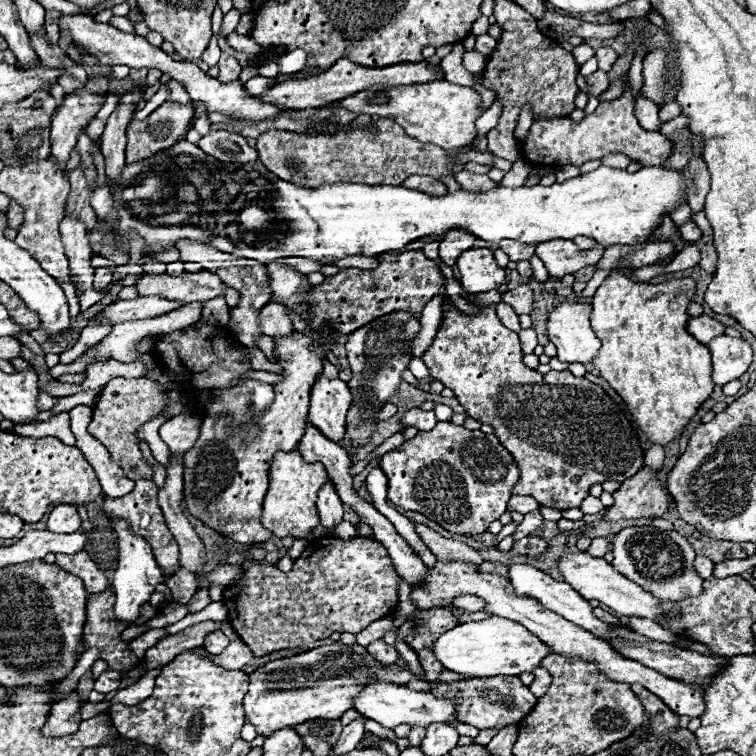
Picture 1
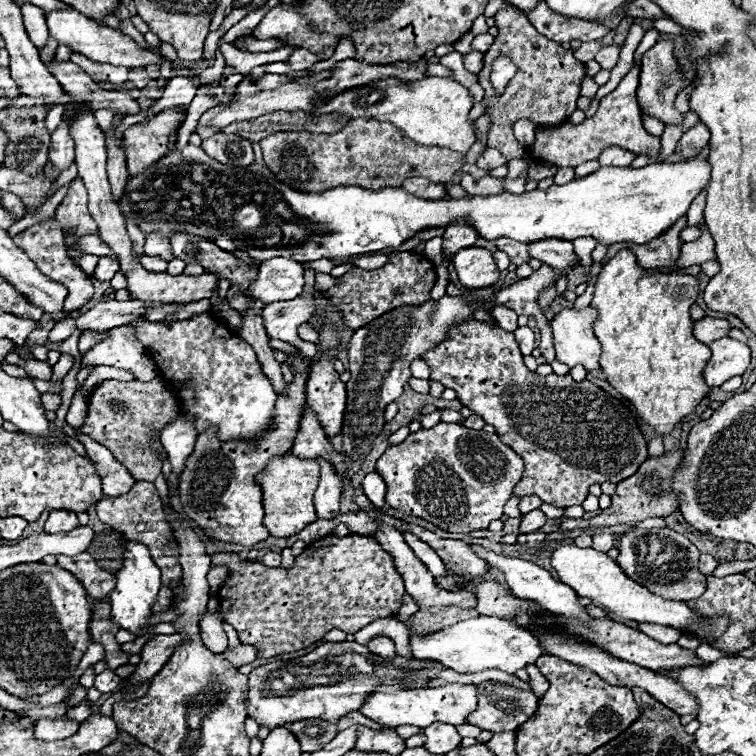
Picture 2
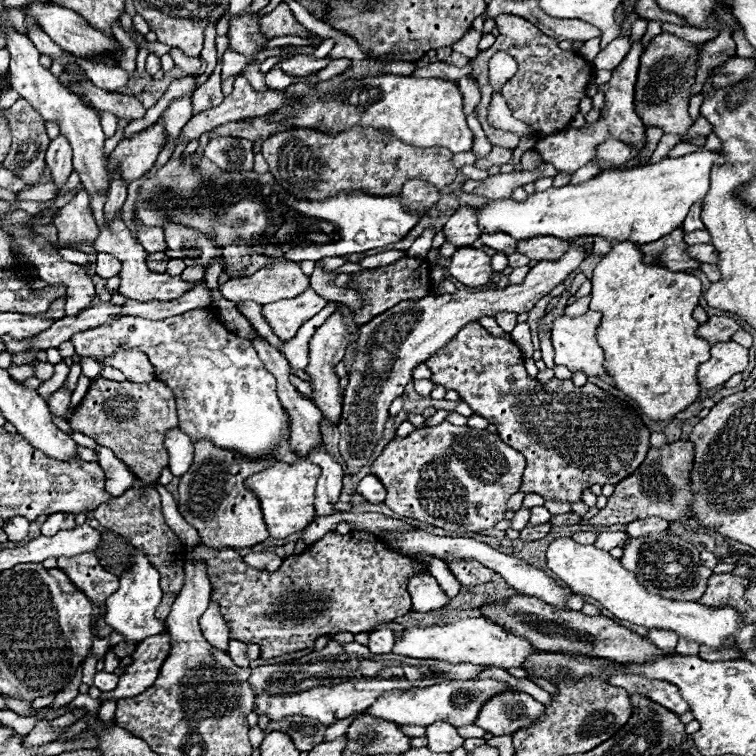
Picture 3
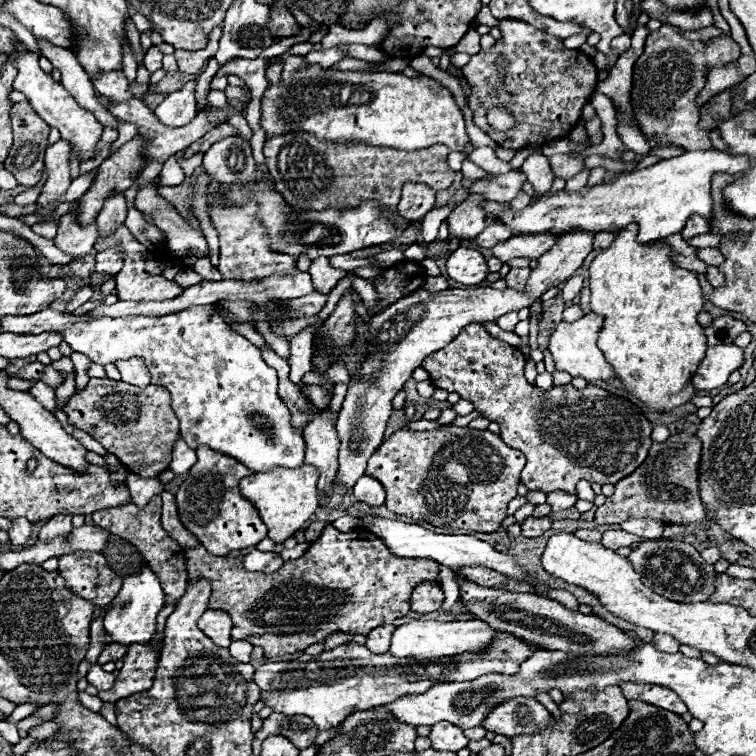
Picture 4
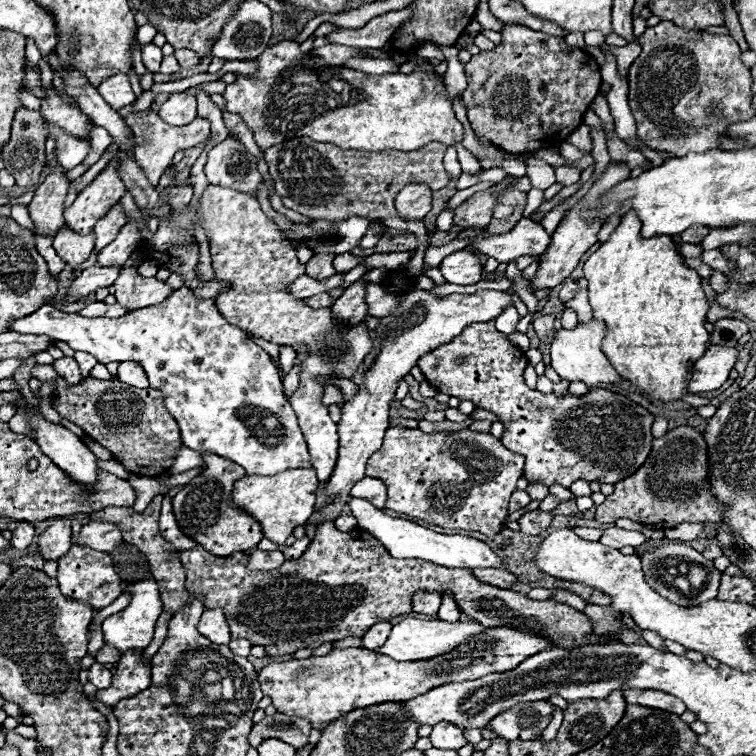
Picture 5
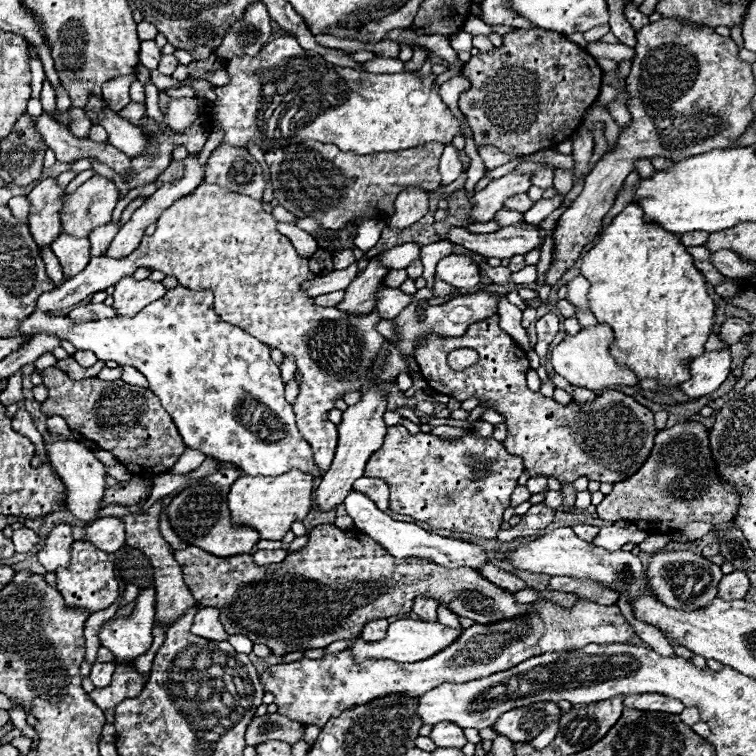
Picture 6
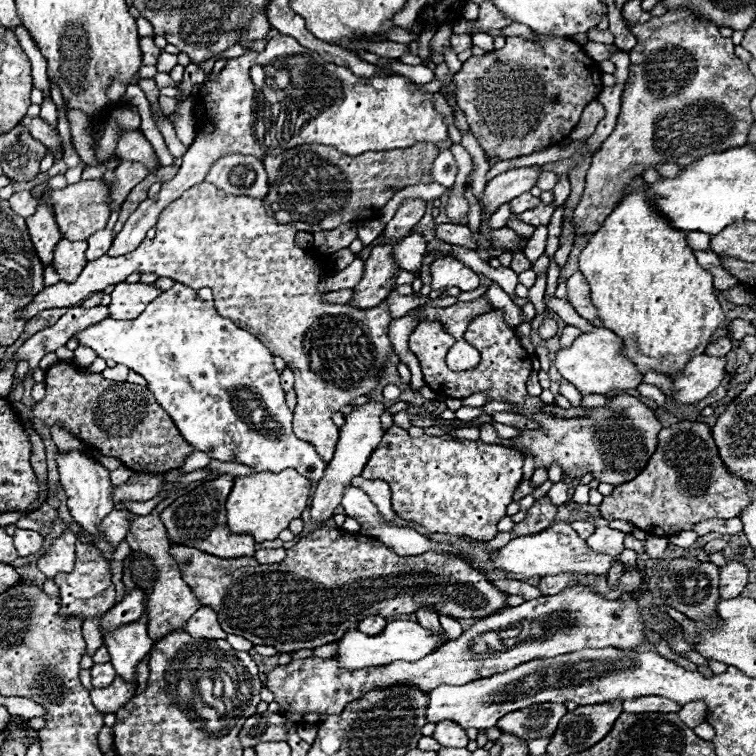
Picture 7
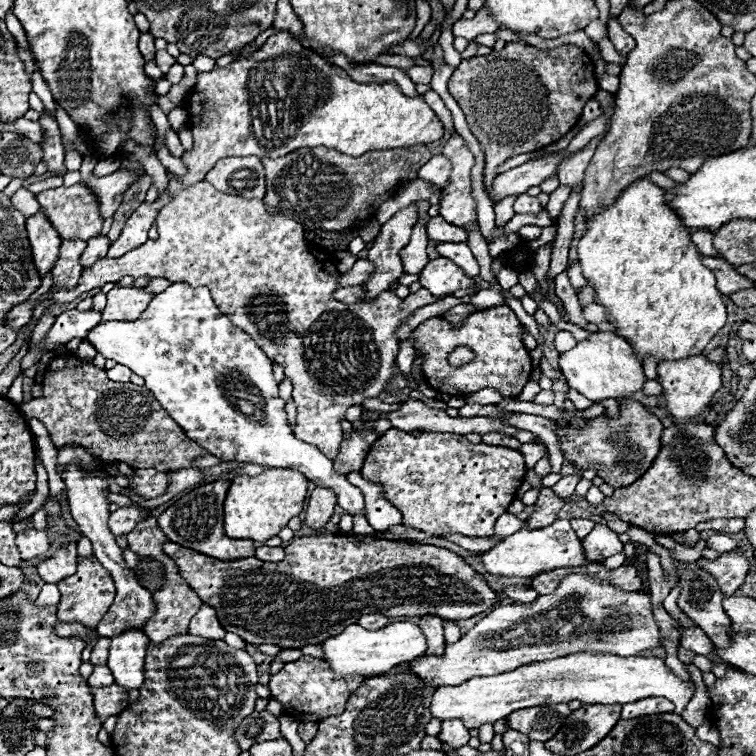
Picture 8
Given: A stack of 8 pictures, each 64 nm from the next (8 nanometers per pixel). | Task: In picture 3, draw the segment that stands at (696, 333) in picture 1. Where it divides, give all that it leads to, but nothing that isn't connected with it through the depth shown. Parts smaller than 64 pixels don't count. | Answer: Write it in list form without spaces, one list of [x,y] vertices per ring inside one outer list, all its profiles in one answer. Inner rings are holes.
[[[710,316],[704,324],[698,326],[698,336],[704,338],[708,344],[718,344],[718,342],[728,342],[736,330],[742,326],[734,322],[732,318],[726,316]]]

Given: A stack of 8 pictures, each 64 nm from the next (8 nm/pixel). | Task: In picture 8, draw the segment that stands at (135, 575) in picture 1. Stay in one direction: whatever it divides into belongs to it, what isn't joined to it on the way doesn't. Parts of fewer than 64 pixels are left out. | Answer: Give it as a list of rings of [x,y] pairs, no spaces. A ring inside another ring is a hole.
[[[124,632],[124,636],[114,636],[110,640],[108,668],[112,670],[116,684],[128,690],[144,684],[144,656],[148,642],[144,632]]]

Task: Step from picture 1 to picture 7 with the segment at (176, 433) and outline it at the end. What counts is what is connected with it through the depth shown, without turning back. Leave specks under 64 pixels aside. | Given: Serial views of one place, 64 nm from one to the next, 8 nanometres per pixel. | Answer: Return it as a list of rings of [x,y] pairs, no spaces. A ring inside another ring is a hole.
[[[192,452],[192,456],[186,456],[186,462],[178,468],[178,472],[194,472],[194,470],[200,470],[204,468],[212,458],[208,458],[208,454],[204,452]]]

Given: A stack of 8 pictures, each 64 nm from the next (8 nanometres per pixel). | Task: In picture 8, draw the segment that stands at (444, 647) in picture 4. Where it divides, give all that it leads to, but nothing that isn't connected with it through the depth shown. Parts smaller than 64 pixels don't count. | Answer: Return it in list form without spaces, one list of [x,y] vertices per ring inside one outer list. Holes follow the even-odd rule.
[[[394,622],[380,630],[364,630],[358,624],[348,626],[340,636],[332,636],[324,640],[324,660],[338,674],[386,674],[400,662],[410,662],[426,654],[426,636],[416,624],[410,622]]]

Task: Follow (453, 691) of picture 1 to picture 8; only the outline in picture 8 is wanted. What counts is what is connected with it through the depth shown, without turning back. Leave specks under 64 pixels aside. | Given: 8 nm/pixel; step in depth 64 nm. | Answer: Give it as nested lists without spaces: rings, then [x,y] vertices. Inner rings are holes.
[[[544,704],[544,708],[524,708],[522,712],[512,712],[506,716],[506,724],[510,730],[526,734],[530,740],[546,742],[558,732],[562,720],[570,712],[568,704]]]

